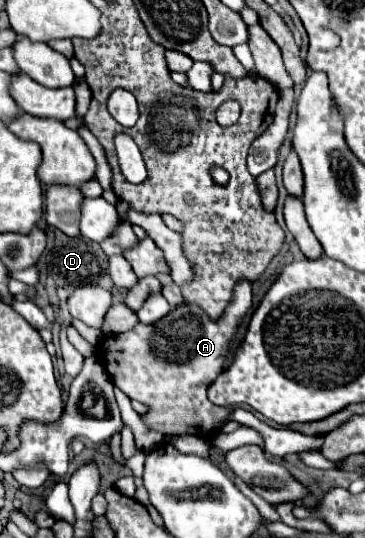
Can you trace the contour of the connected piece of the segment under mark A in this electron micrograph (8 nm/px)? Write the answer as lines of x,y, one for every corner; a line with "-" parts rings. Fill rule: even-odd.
239,282
235,286
231,306
225,310
225,316
221,316
217,322
209,320
201,308
191,308
189,304
185,304
179,306
177,310
171,310
161,322
155,322
153,326
137,324
133,330
125,334
105,338
99,350
99,360
105,364
105,370
109,372
115,386
119,386
131,400
139,400
145,406
149,406
149,412
143,414
143,420
151,430
161,432
163,436
195,434
207,438
211,430
221,430
229,422
229,416
233,412
232,408
215,406
213,402
209,402
207,388
221,374
229,354
229,346
249,308
251,308
251,284

